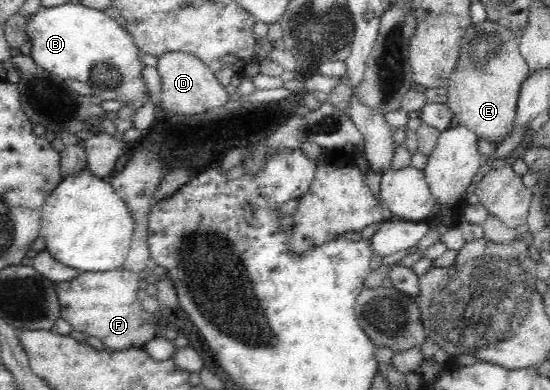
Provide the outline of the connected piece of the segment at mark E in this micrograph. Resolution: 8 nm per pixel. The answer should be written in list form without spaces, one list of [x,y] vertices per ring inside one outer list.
[[[485,19],[469,24],[459,46],[459,58],[448,80],[446,105],[461,125],[499,144],[508,136],[520,88],[530,75],[520,53],[520,37],[498,22]]]

